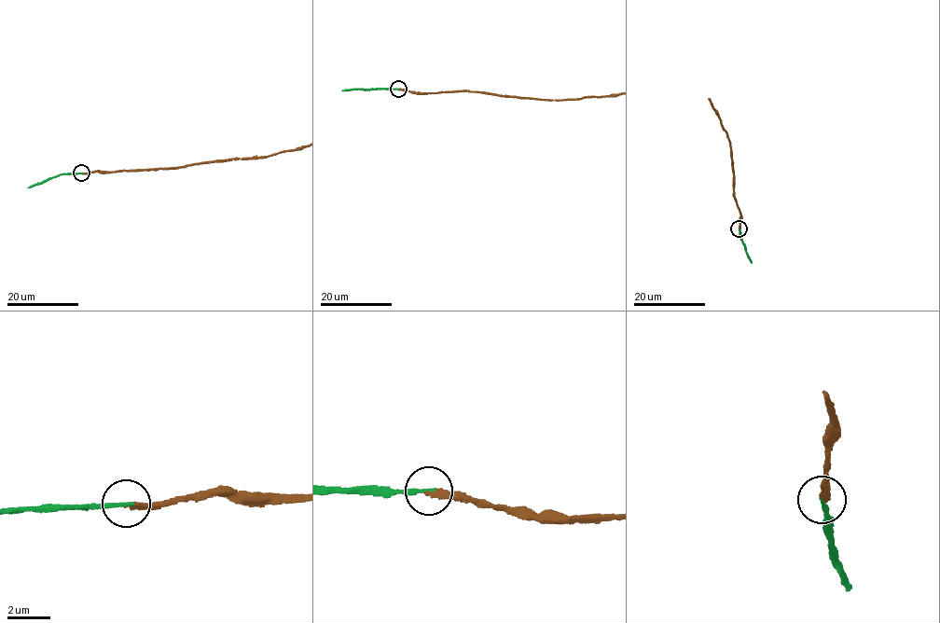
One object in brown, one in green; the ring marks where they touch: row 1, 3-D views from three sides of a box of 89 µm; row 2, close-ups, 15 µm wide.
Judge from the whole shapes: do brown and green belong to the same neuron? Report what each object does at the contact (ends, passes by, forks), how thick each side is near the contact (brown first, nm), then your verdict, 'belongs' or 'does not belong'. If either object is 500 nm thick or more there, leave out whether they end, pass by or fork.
brown ends; green ends; calibres 240 and 200 nm; belongs

